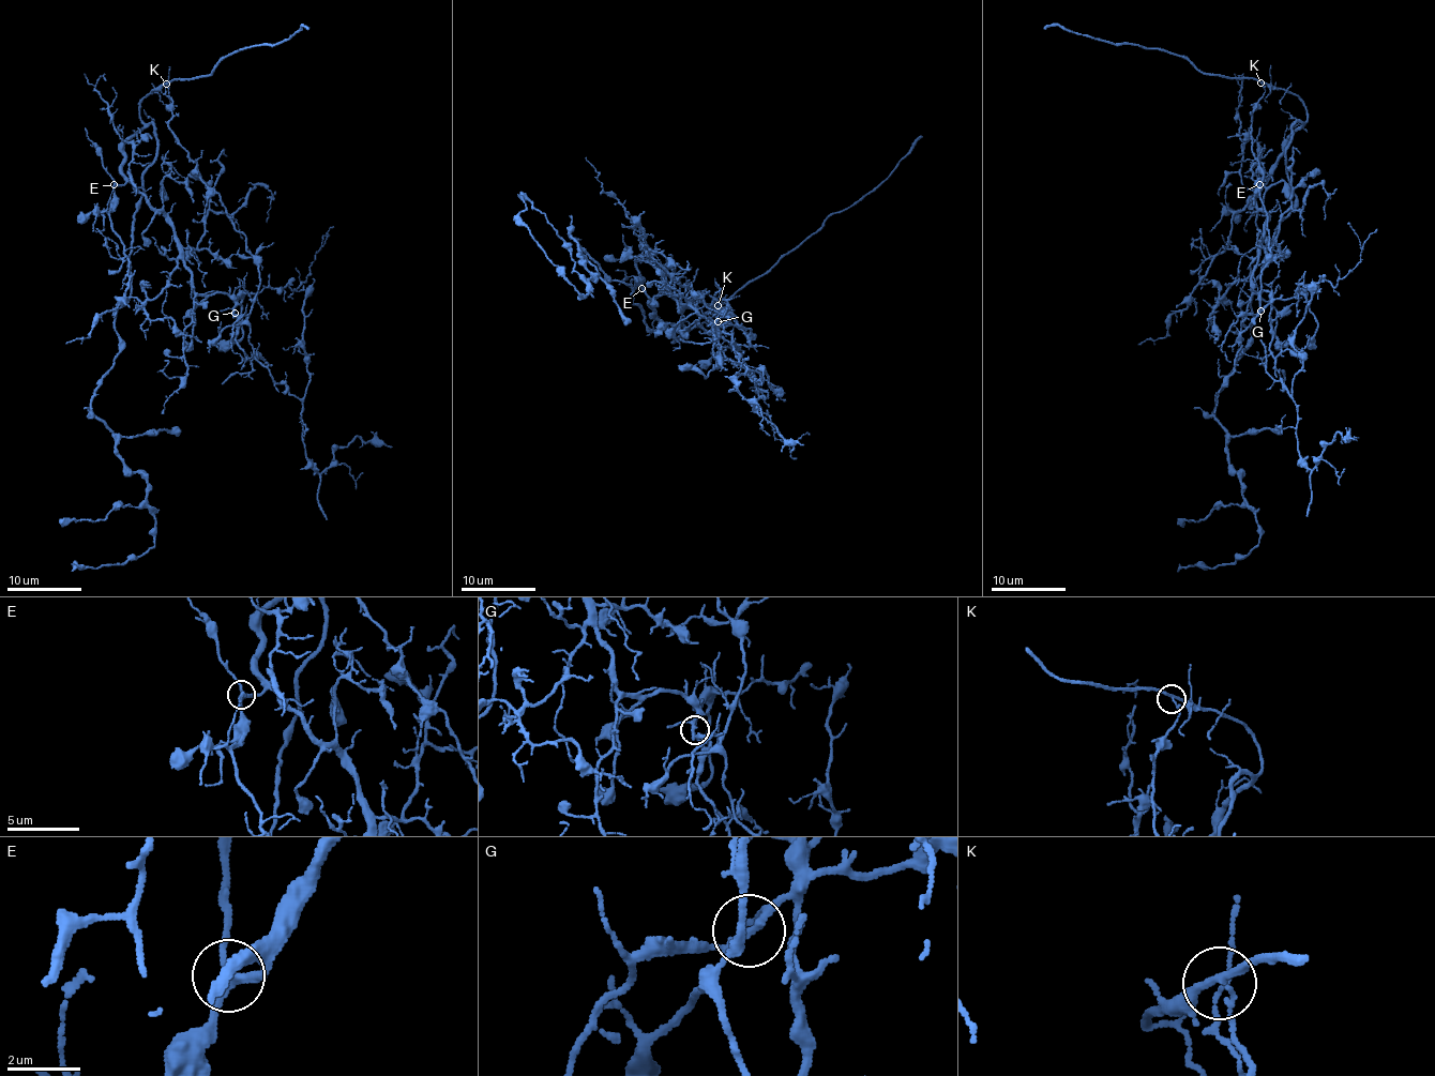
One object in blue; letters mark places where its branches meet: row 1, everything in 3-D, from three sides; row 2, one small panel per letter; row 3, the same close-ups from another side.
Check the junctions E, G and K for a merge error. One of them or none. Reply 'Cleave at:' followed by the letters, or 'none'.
Cleave at: K

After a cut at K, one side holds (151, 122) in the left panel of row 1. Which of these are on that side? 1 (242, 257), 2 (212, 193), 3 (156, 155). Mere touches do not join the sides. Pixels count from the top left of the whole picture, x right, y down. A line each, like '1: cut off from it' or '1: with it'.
1: with it
2: cut off from it
3: with it

